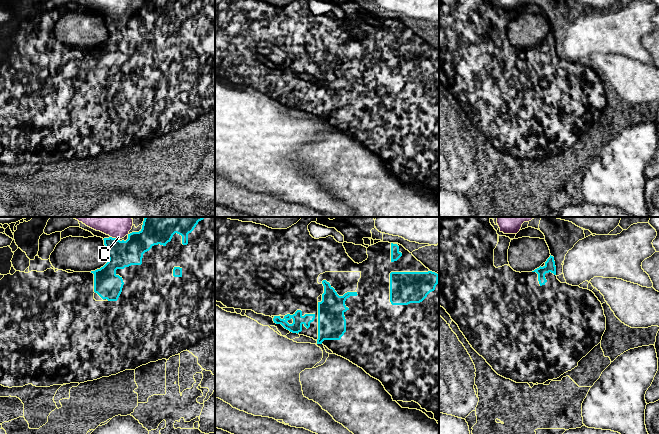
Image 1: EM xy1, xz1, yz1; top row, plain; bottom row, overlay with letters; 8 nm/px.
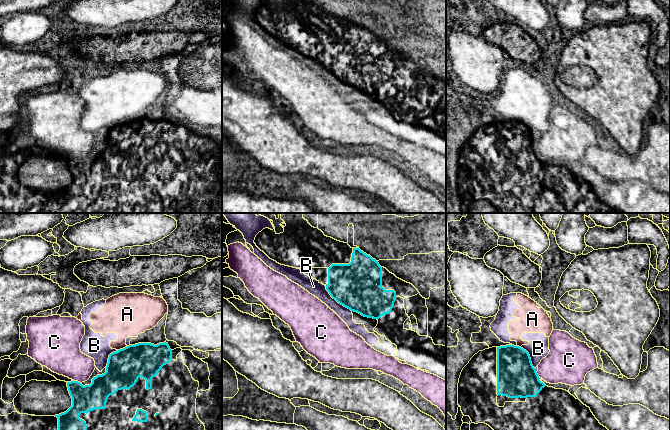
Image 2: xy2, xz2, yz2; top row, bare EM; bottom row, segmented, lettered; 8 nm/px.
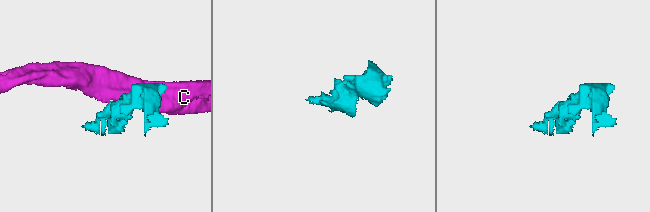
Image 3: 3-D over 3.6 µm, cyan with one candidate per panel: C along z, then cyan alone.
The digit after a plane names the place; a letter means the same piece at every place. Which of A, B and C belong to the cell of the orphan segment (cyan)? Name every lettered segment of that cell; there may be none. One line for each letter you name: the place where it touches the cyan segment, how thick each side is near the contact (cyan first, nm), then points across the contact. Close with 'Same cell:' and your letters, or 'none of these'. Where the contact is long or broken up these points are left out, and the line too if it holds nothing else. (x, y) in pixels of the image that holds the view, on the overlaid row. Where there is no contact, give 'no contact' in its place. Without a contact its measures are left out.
Same cell: none of these

